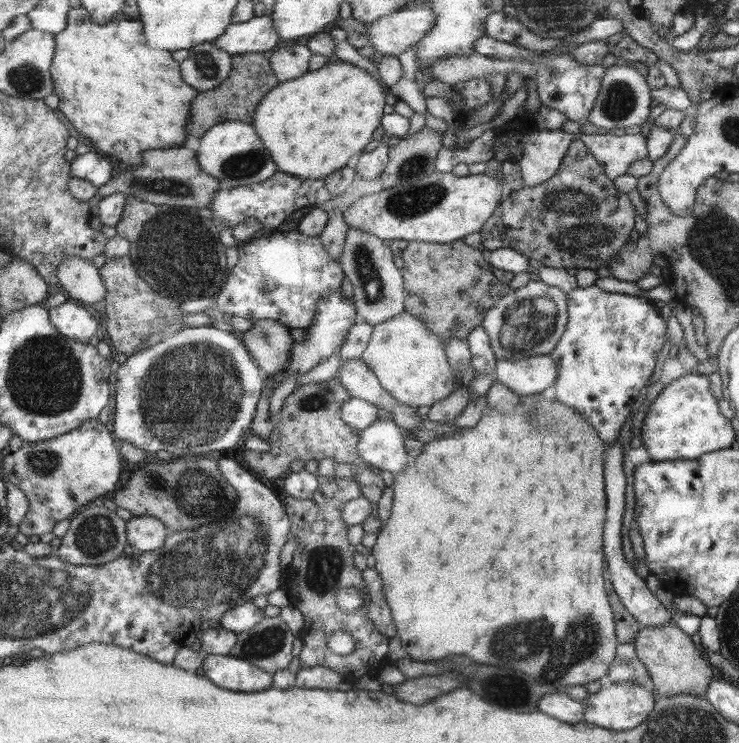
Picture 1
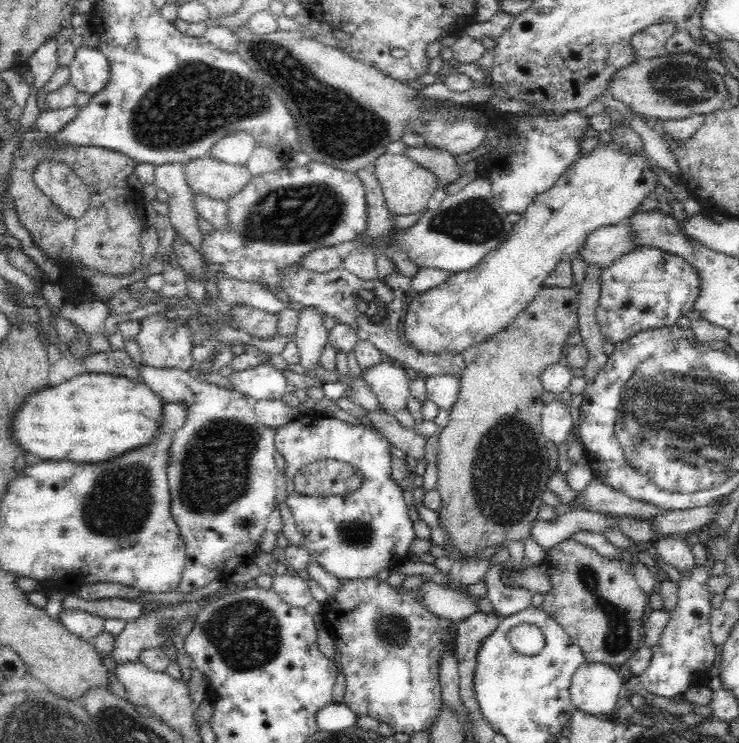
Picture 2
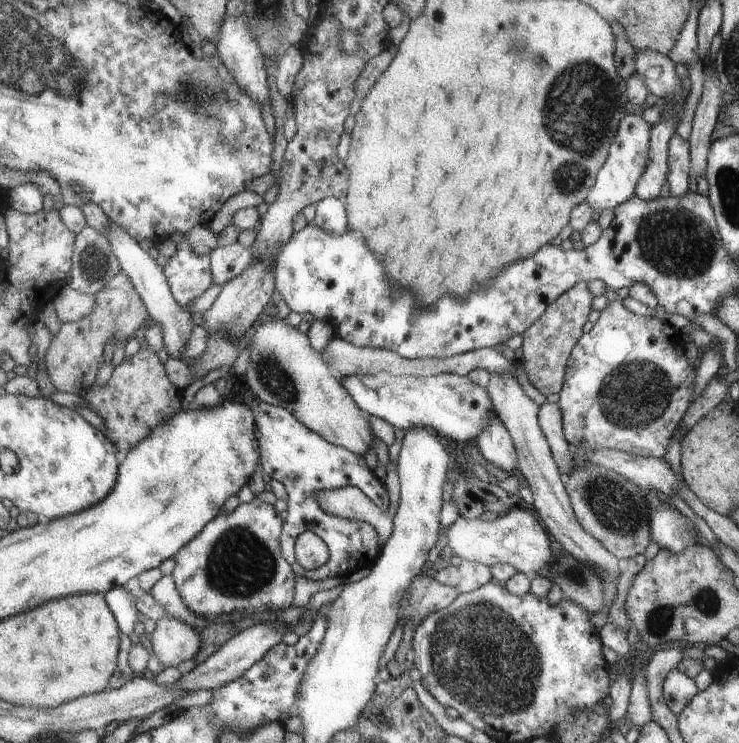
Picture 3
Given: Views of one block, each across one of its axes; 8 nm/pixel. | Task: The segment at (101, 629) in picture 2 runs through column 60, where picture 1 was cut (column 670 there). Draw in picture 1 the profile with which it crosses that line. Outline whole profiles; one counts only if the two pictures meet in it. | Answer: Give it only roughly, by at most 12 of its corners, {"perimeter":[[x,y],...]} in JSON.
{"perimeter":[[617,442],[605,456],[605,560],[619,602],[641,628],[669,610],[621,554],[625,476]]}

